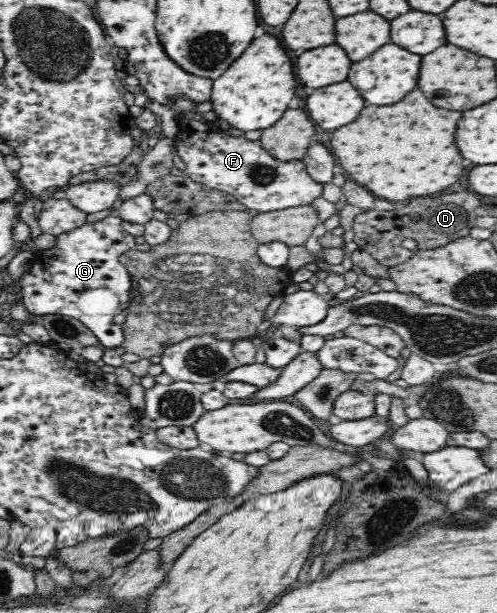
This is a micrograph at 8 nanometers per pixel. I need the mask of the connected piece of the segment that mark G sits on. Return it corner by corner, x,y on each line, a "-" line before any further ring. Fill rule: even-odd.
117,214
83,226
56,237
55,244
48,249
36,251
31,261
30,270
21,278
22,298
24,305
34,316
62,315
76,318
98,338
103,349
117,348
124,341
122,325
130,307
131,276
120,263
120,255
128,250
136,250
136,239
122,225
122,218

